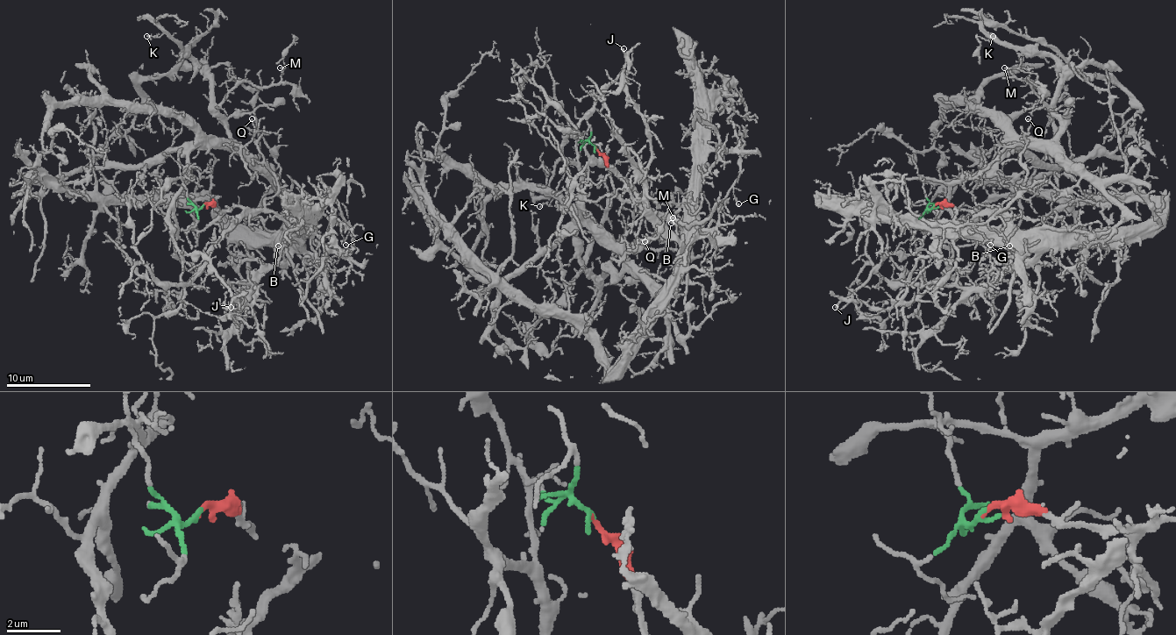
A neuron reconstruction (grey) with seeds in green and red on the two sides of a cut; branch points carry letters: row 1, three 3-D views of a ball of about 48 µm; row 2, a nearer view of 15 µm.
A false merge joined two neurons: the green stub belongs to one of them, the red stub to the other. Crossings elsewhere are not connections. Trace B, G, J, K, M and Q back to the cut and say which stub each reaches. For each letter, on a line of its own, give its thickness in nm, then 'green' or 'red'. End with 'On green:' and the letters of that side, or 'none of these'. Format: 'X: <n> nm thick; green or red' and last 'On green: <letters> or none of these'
B: 180 nm thick; red
G: 80 nm thick; green
J: 200 nm thick; green
K: 150 nm thick; green
M: 120 nm thick; green
Q: 130 nm thick; red
On green: G, J, K, M

